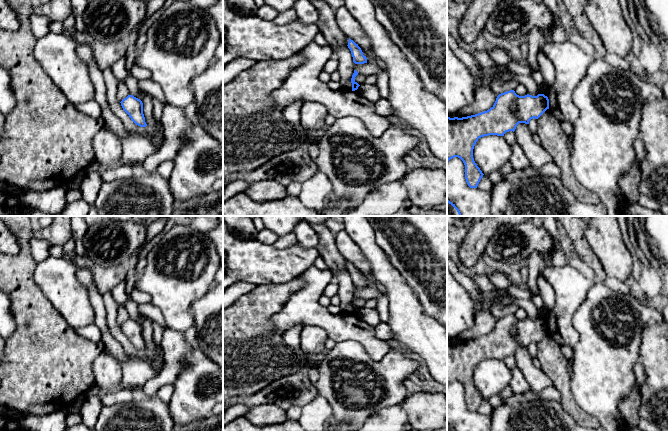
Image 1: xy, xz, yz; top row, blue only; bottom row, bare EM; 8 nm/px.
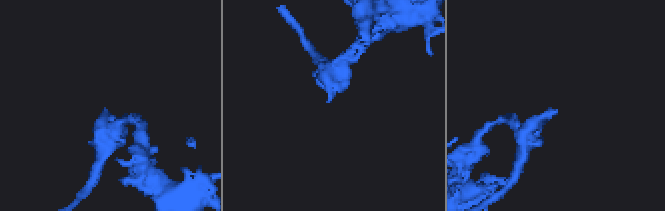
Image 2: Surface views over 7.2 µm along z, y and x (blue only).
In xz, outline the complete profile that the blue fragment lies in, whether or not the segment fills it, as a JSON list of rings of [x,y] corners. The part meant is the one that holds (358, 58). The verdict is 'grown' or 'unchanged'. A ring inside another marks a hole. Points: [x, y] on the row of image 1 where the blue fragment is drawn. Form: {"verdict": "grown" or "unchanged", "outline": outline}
{"verdict": "unchanged", "outline": [[[349,38],[348,42],[348,48],[351,51],[352,57],[353,57],[353,62],[355,64],[364,64],[367,63],[367,58],[366,56],[363,55],[363,52],[361,48],[356,44],[353,40]]]}

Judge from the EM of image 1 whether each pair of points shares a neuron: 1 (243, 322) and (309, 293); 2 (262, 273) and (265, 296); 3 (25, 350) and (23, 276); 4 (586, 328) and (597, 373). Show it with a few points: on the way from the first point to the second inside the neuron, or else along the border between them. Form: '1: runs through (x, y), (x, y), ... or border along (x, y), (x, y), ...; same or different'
1: border along (301, 288), (273, 315), (273, 325); different
2: border along (287, 281), (256, 286); different
3: runs through (25, 332), (22, 324), (23, 294); same
4: runs through (597, 339), (597, 362); same

